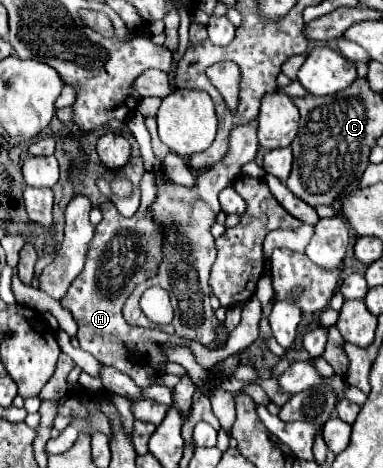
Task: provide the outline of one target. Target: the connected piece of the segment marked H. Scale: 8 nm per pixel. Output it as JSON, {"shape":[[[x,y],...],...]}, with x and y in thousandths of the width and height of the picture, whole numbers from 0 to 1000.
{"shape":[[[413,365],[376,370],[371,391],[366,391],[366,400],[371,400],[366,447],[355,451],[355,459],[345,459],[334,468],[319,464],[287,429],[272,429],[261,438],[261,451],[272,464],[266,464],[261,481],[251,485],[245,506],[230,524],[219,575],[183,609],[172,635],[157,643],[172,660],[188,665],[188,673],[204,690],[209,746],[240,754],[261,776],[282,776],[282,780],[298,780],[303,788],[324,793],[329,801],[345,806],[345,814],[360,827],[392,827],[407,818],[407,806],[433,801],[439,754],[428,746],[428,733],[439,733],[444,741],[486,737],[507,754],[512,776],[527,780],[533,788],[548,788],[564,780],[559,767],[543,759],[543,741],[533,741],[512,729],[486,729],[486,724],[439,716],[428,707],[423,707],[423,720],[413,724],[407,707],[366,707],[360,699],[334,694],[319,677],[319,656],[324,656],[324,643],[334,639],[334,630],[350,622],[355,609],[376,605],[381,596],[392,596],[413,583],[413,566],[423,553],[428,511],[423,511],[418,489],[407,485],[407,472],[392,451],[392,438],[402,434],[407,412],[413,412],[407,382],[413,382]]]}

